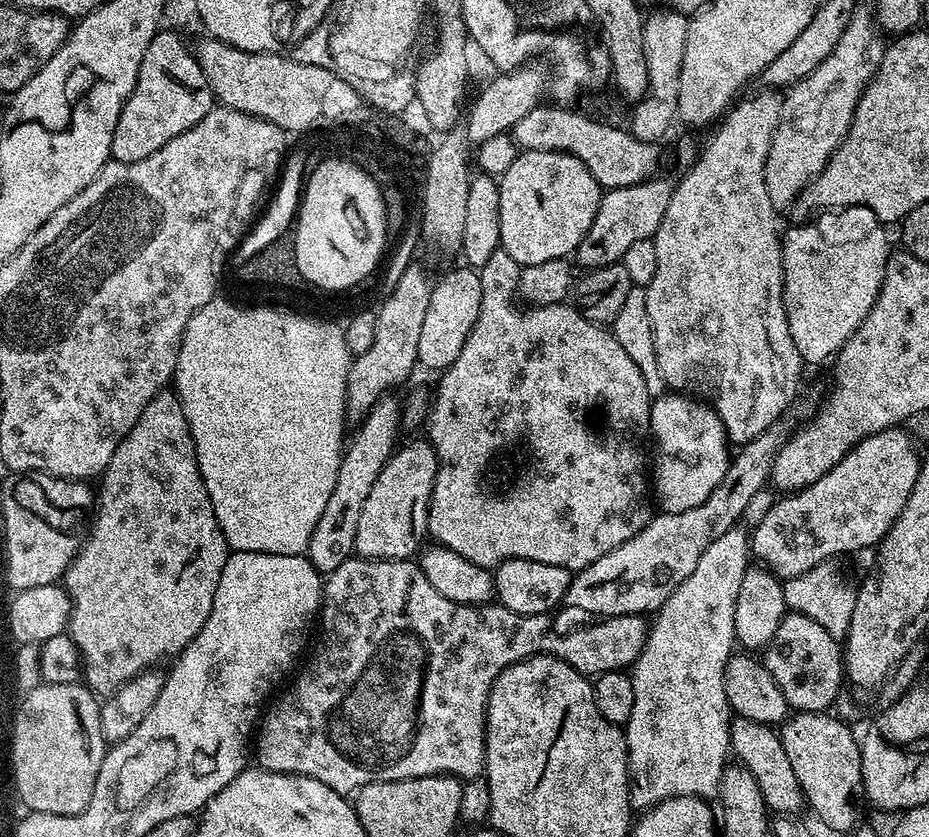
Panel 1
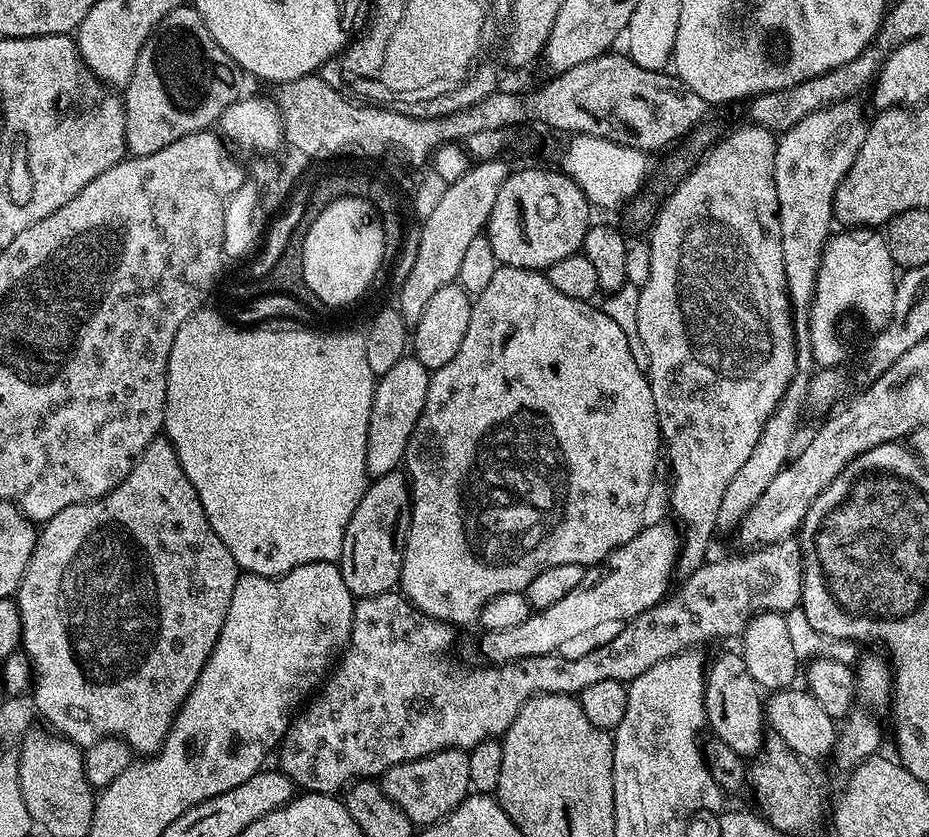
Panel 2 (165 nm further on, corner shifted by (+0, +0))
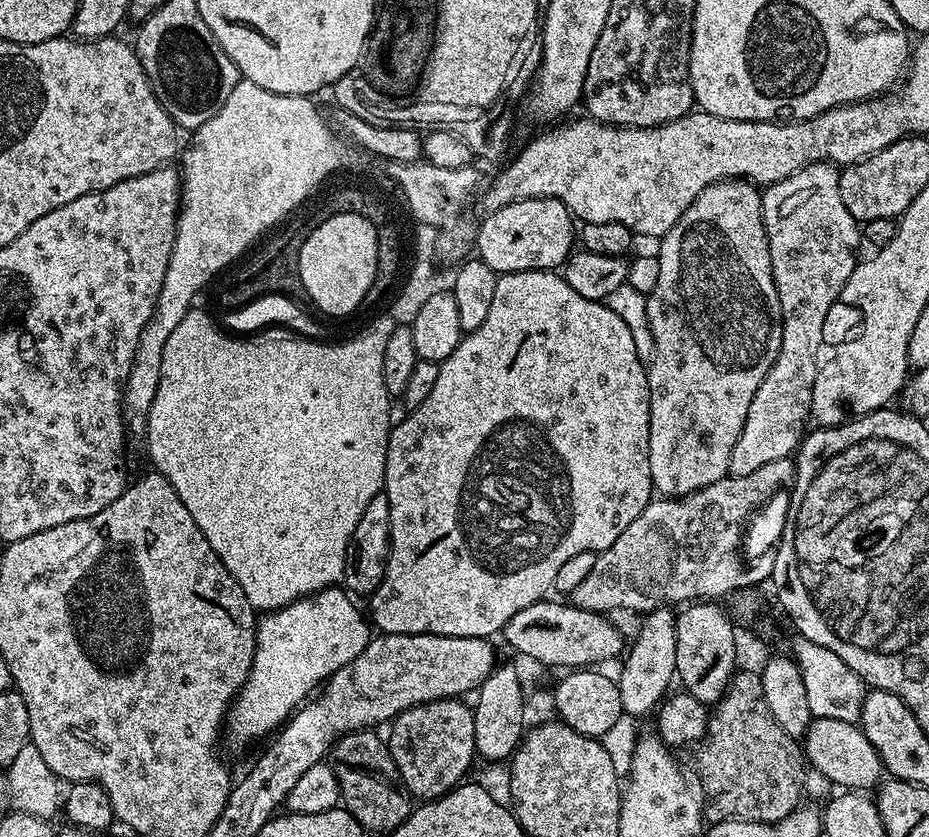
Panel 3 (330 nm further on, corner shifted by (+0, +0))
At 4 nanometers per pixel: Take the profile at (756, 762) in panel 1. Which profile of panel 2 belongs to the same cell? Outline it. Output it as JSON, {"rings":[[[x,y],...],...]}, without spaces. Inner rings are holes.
{"rings":[[[724,652],[709,663],[704,677],[704,718],[712,736],[722,738],[734,754],[745,758],[755,757],[766,735],[765,701],[760,700],[762,689],[746,668],[741,653]]]}

